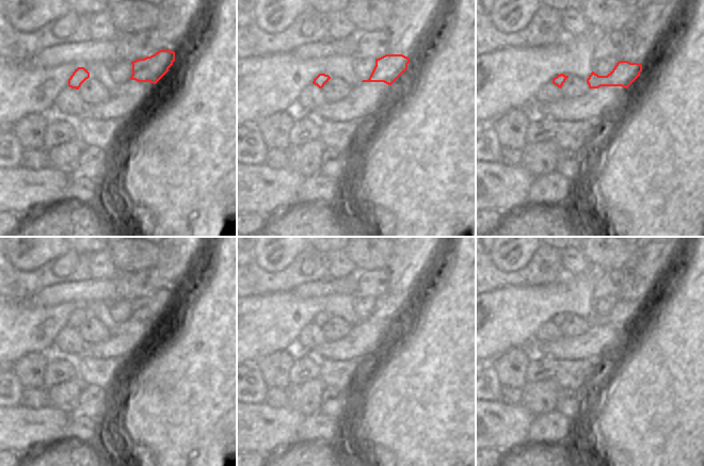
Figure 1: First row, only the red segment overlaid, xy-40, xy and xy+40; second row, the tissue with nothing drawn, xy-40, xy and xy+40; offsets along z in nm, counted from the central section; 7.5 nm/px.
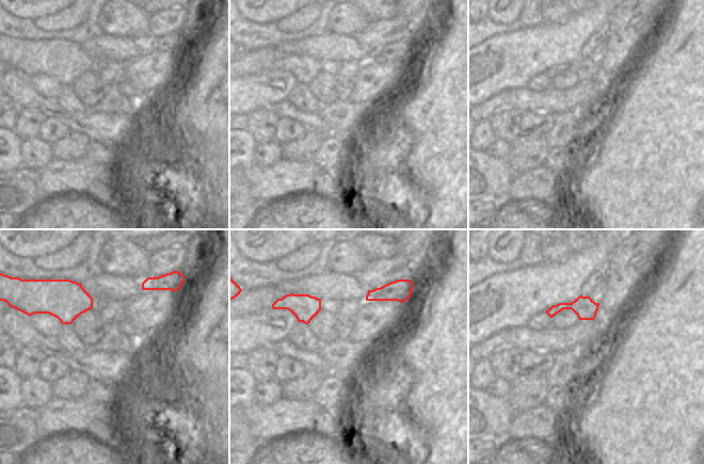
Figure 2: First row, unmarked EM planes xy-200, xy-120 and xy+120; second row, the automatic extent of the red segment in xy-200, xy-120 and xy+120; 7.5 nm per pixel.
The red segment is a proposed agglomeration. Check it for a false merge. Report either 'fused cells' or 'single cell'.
fused cells

